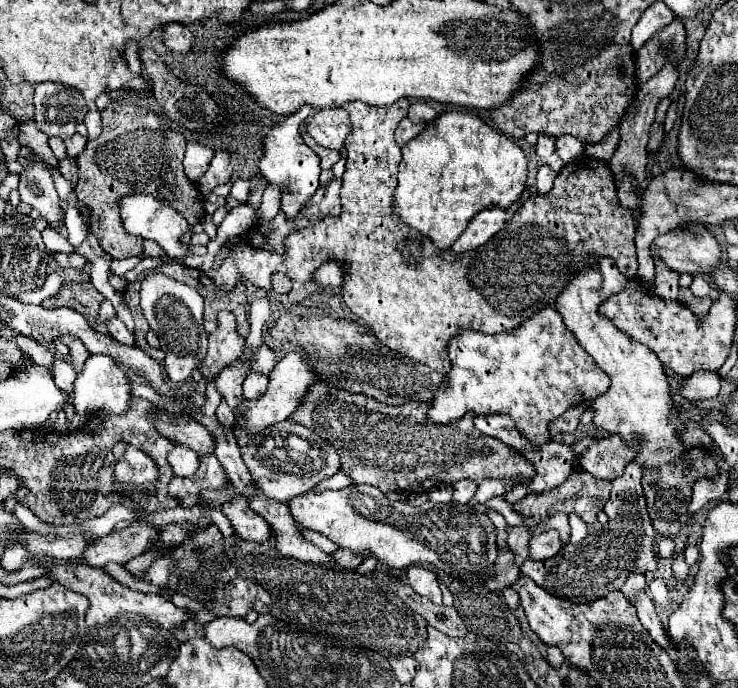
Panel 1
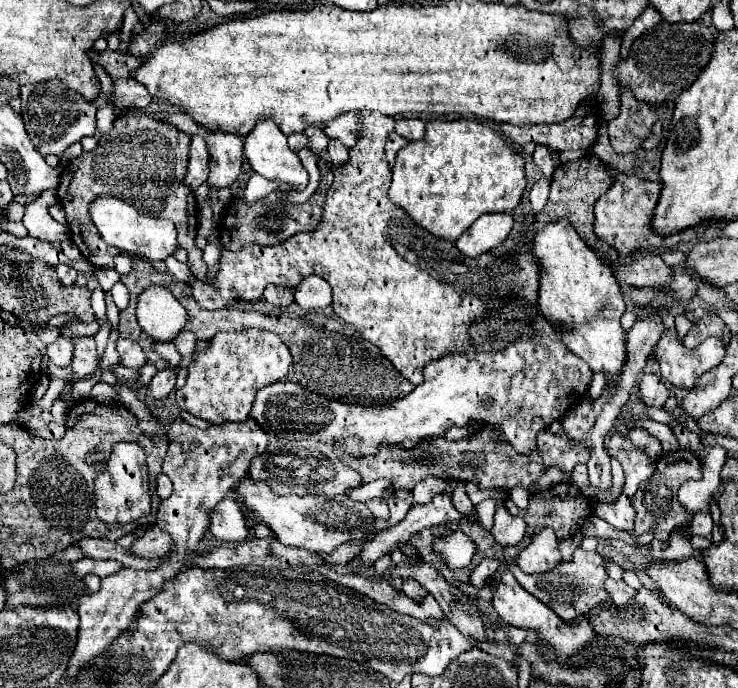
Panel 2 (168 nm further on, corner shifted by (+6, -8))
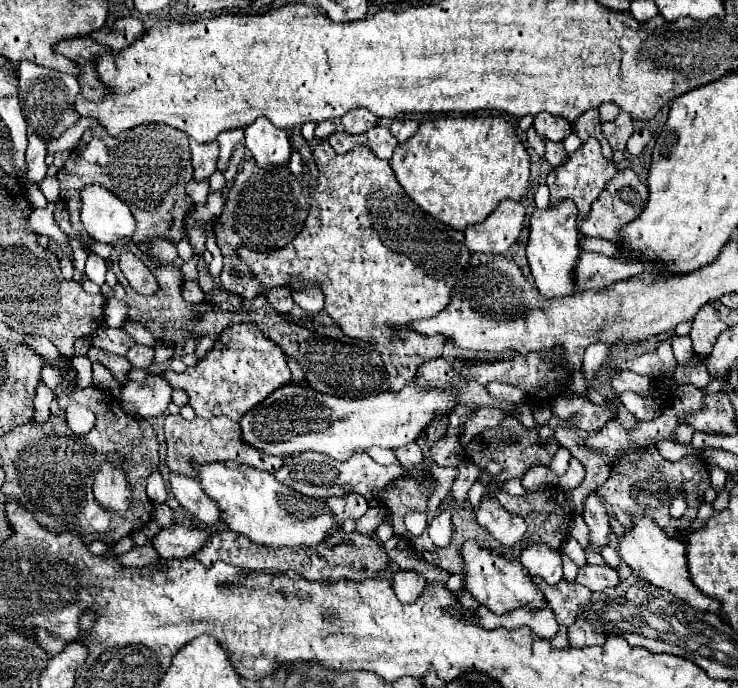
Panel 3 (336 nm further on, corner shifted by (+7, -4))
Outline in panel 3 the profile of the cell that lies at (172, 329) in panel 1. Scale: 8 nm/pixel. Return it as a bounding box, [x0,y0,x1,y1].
[121,375,171,419]

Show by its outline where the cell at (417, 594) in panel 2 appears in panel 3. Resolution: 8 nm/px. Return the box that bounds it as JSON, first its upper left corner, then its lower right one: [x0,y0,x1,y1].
[393,571,427,603]

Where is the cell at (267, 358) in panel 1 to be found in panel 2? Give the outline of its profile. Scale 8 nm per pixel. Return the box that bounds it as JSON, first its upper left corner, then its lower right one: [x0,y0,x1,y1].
[176,329,292,423]

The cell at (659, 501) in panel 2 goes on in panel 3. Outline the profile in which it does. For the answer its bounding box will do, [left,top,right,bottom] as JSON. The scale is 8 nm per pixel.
[597,445,709,539]

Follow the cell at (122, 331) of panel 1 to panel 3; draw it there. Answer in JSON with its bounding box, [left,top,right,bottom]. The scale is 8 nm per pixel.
[127,345,155,369]

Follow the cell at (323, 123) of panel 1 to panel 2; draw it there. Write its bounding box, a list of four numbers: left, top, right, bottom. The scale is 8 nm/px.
[322,111,360,147]

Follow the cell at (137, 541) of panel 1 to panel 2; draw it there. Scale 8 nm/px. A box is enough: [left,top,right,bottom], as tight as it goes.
[130,525,170,559]

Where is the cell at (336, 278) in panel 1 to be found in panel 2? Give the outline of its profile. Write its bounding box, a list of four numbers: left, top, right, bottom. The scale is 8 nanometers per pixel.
[294,275,332,309]

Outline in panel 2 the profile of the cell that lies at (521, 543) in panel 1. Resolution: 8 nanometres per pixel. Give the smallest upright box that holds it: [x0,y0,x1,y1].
[492,507,526,545]

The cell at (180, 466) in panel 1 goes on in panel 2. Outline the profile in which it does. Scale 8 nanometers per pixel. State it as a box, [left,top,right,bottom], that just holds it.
[156,473,172,499]

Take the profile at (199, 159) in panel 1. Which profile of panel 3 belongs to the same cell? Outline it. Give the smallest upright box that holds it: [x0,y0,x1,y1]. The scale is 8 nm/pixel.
[189,138,219,181]

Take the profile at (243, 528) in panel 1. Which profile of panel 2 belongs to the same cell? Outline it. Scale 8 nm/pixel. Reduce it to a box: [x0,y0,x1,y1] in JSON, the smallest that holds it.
[210,497,250,543]

